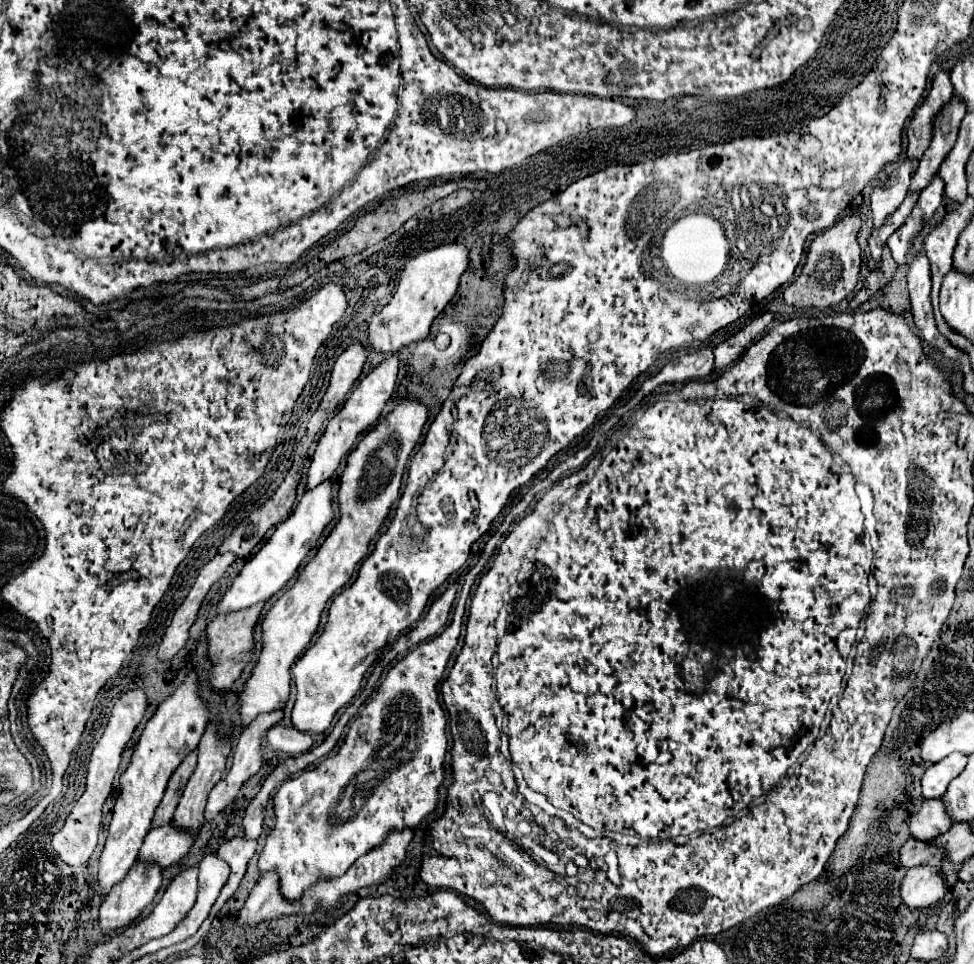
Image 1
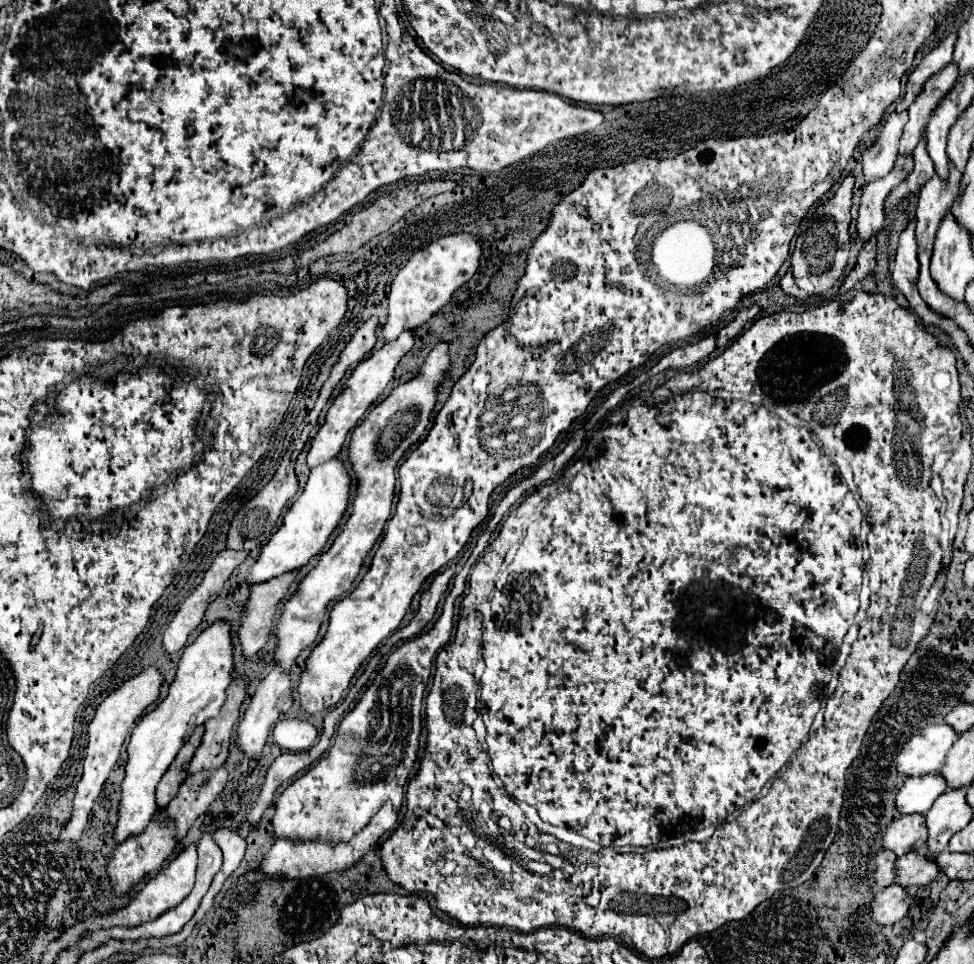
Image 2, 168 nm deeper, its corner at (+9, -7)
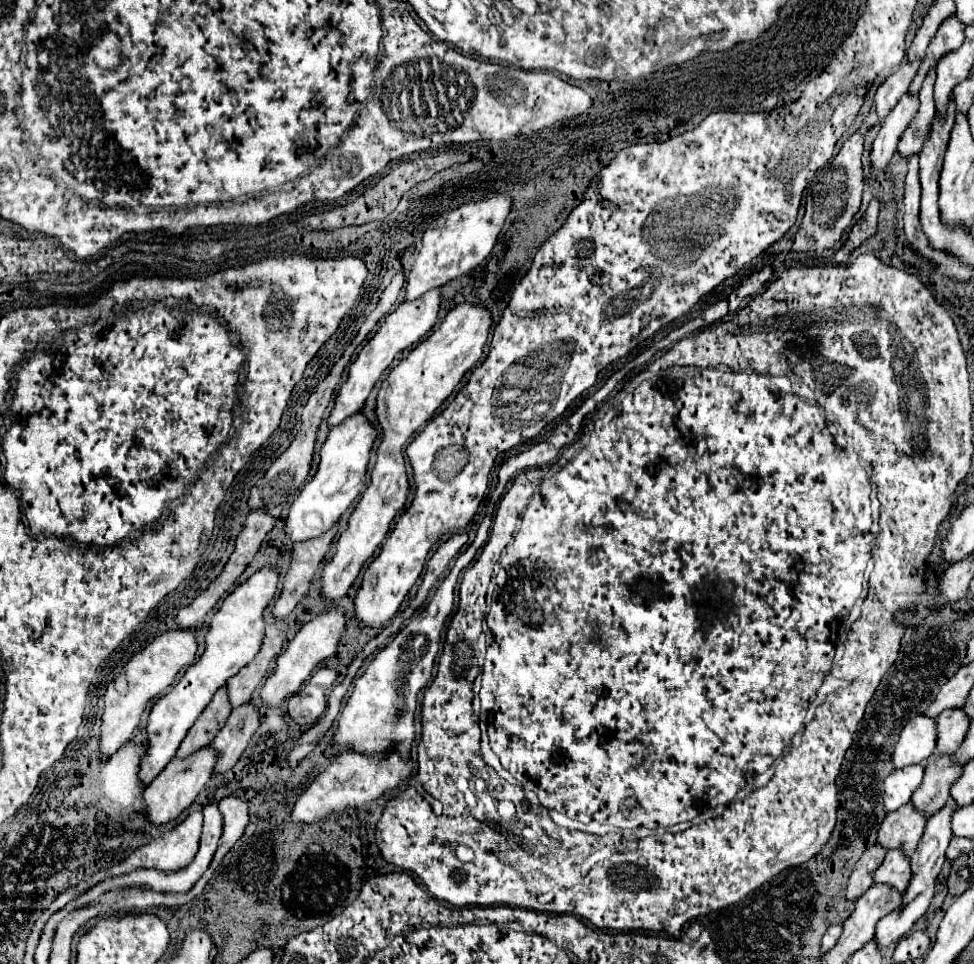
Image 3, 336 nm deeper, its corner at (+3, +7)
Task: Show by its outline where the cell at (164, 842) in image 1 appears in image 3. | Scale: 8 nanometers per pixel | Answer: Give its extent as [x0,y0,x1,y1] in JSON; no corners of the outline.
[210,703,258,775]

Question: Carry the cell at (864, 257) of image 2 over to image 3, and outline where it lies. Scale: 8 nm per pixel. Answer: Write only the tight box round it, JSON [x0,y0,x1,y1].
[834,199,880,265]

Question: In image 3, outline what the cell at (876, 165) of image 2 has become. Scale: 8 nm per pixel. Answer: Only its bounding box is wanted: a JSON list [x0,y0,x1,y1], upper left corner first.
[874,61,916,123]

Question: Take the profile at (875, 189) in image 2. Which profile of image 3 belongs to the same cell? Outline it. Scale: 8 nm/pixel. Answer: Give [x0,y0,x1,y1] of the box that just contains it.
[870,95,918,171]

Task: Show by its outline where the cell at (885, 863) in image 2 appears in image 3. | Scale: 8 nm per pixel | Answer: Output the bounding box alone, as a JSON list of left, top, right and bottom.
[848,845,886,899]

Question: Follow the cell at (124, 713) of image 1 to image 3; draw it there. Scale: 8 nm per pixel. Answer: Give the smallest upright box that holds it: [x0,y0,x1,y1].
[98,629,198,763]

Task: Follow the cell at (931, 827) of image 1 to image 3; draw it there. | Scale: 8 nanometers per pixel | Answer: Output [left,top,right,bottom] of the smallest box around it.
[878,805,926,855]

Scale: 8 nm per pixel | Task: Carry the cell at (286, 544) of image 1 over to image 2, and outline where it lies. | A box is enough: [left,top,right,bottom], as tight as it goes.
[246,457,352,585]

